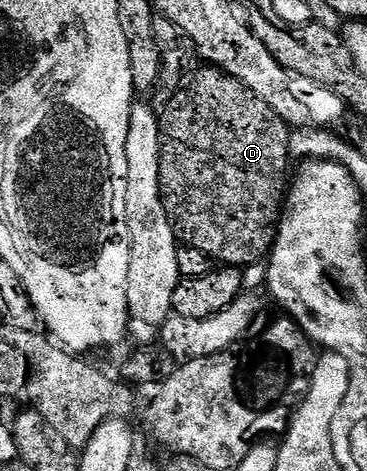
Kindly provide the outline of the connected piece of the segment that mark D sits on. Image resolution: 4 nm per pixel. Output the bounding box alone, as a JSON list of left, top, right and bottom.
[159,68,292,268]

